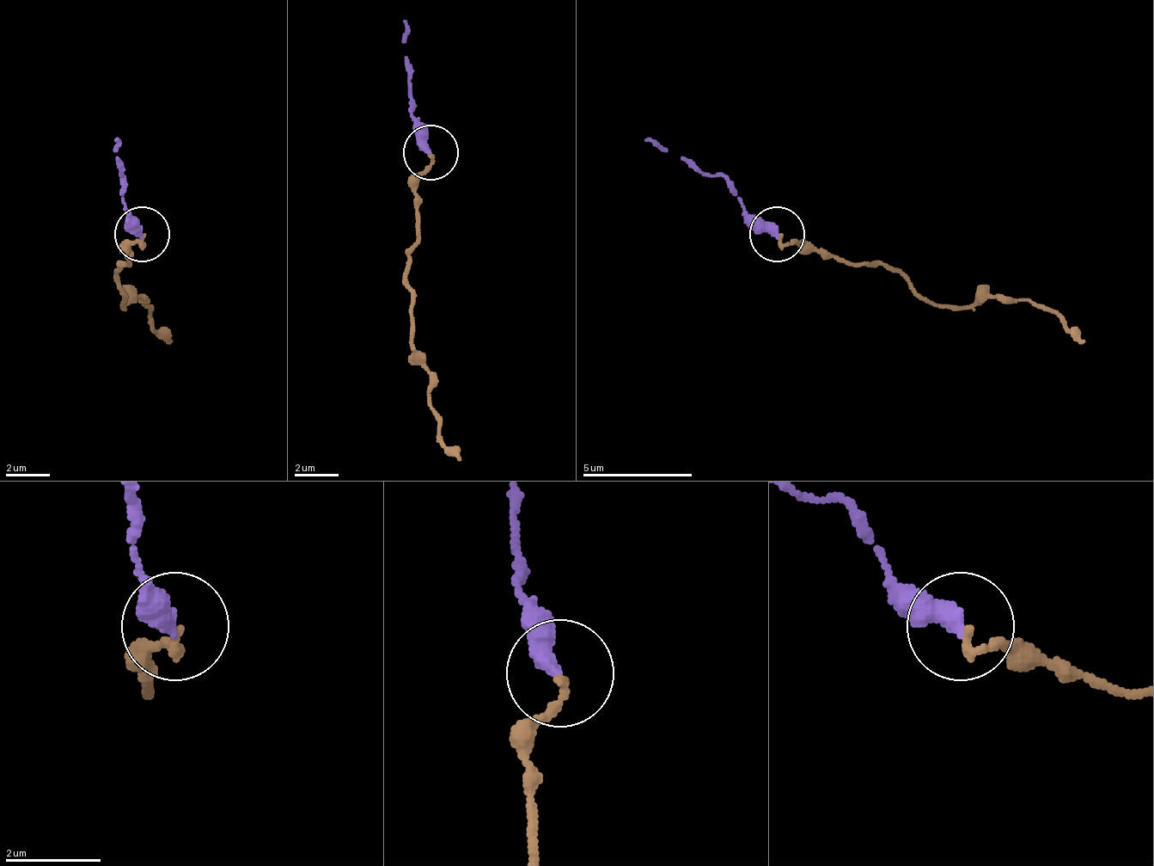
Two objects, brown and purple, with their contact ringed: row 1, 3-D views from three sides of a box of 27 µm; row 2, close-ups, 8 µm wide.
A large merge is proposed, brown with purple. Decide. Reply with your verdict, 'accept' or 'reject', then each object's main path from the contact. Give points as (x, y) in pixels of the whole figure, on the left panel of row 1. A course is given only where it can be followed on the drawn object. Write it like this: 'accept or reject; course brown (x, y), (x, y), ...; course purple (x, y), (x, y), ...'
accept; course brown (143, 232), (126, 248), (116, 287), (121, 304), (143, 298), (149, 320), (171, 342); course purple (143, 232), (121, 199), (116, 138)

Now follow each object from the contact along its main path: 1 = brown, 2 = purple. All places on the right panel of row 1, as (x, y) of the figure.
1: (781, 232), (809, 248), (891, 265), (935, 304), (973, 304), (1001, 298), (1028, 298), (1061, 320), (1083, 342)
2: (776, 232), (742, 199), (644, 138)

